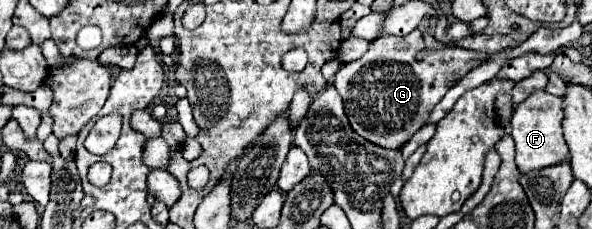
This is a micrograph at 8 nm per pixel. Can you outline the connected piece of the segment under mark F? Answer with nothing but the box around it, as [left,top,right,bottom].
[511,89,569,173]

